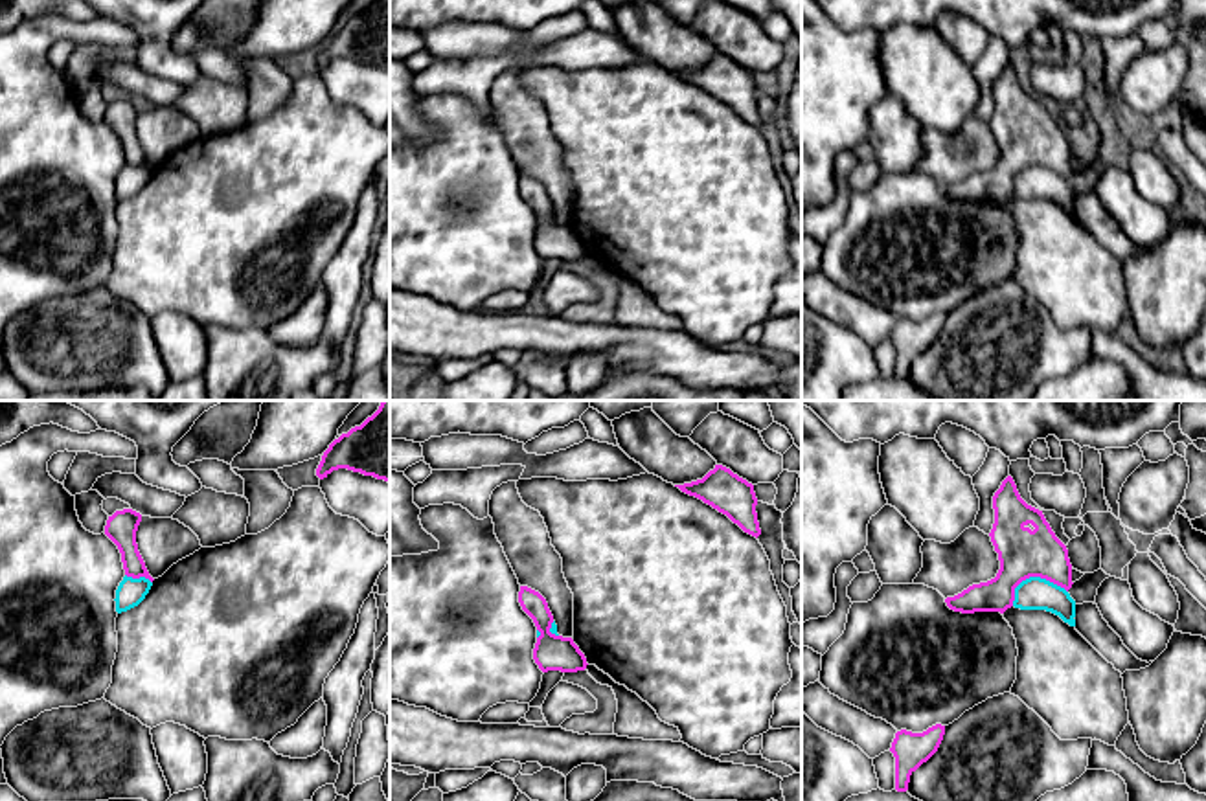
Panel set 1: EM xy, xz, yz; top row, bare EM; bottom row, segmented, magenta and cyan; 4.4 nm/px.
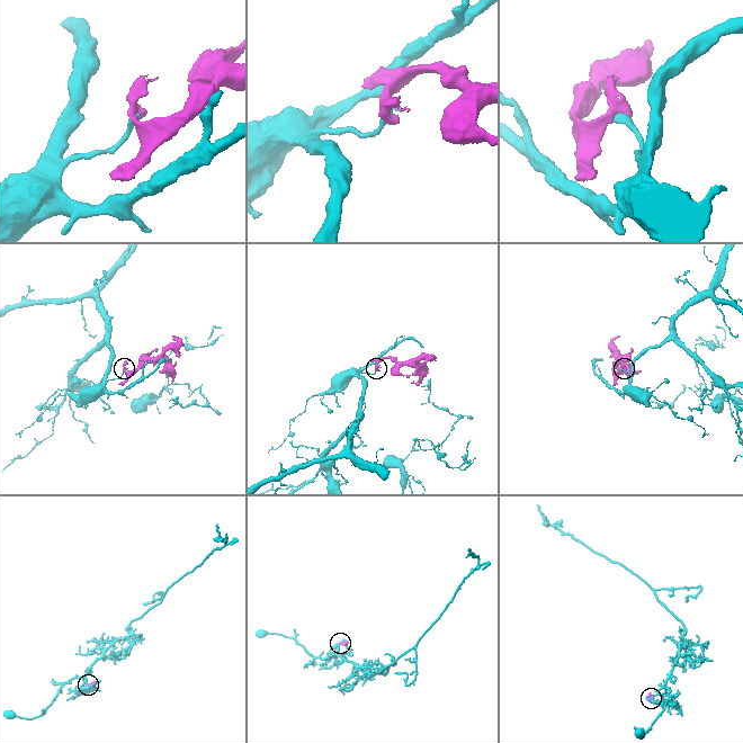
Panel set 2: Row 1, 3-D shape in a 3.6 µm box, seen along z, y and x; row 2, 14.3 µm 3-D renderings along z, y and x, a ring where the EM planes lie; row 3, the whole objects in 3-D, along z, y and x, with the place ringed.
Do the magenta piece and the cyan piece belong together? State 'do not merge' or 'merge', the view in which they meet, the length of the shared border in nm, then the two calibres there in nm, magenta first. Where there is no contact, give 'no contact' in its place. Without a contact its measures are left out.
do not merge | yz | 260 nm | 220/140 nm

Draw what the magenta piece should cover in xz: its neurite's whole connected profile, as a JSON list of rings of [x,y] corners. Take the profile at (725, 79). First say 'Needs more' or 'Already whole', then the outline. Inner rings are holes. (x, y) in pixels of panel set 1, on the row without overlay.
Already whole. [[[715,53],[702,68],[675,75],[726,103],[745,121],[756,127],[761,123],[754,73],[730,57]]]

